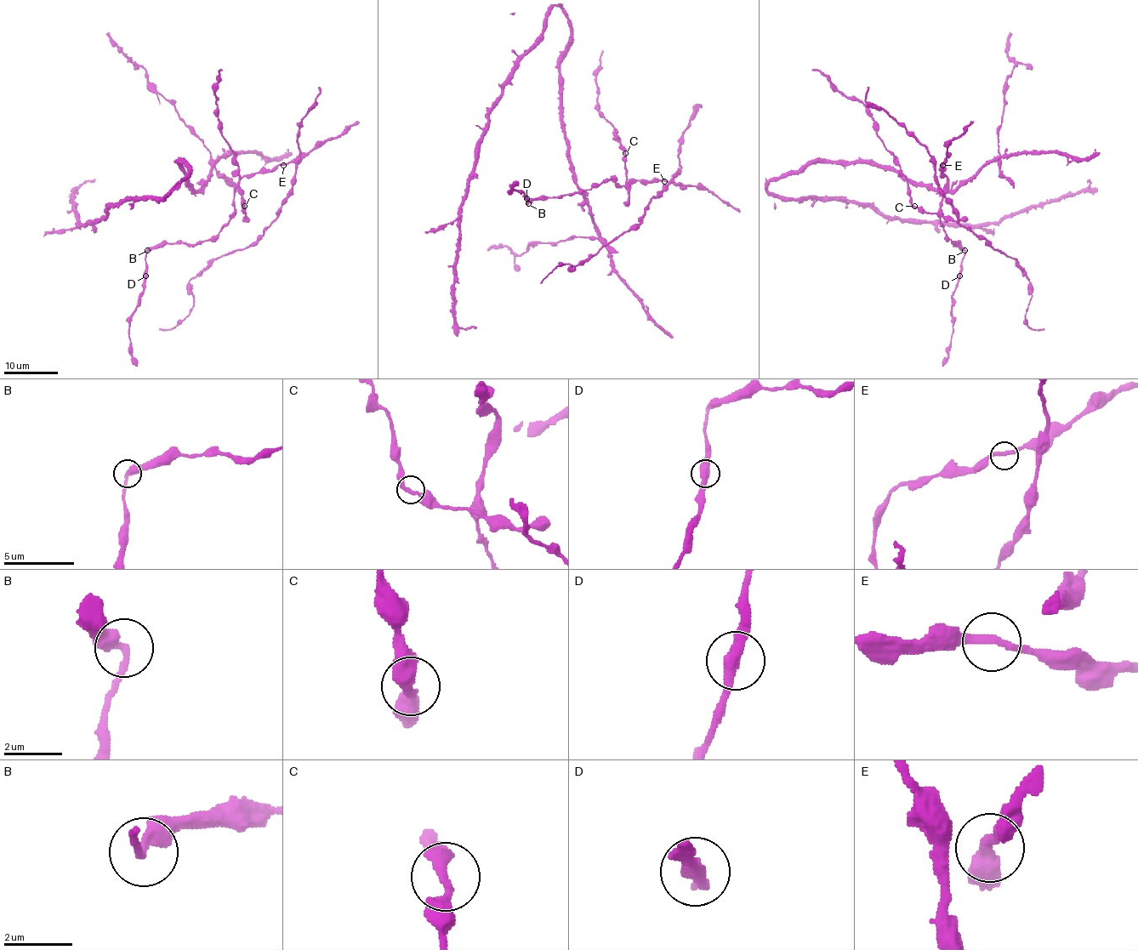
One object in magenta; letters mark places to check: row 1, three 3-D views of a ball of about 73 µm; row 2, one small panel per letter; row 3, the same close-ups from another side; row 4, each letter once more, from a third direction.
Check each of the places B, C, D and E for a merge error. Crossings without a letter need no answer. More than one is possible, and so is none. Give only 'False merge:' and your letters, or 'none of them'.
False merge: none of them

